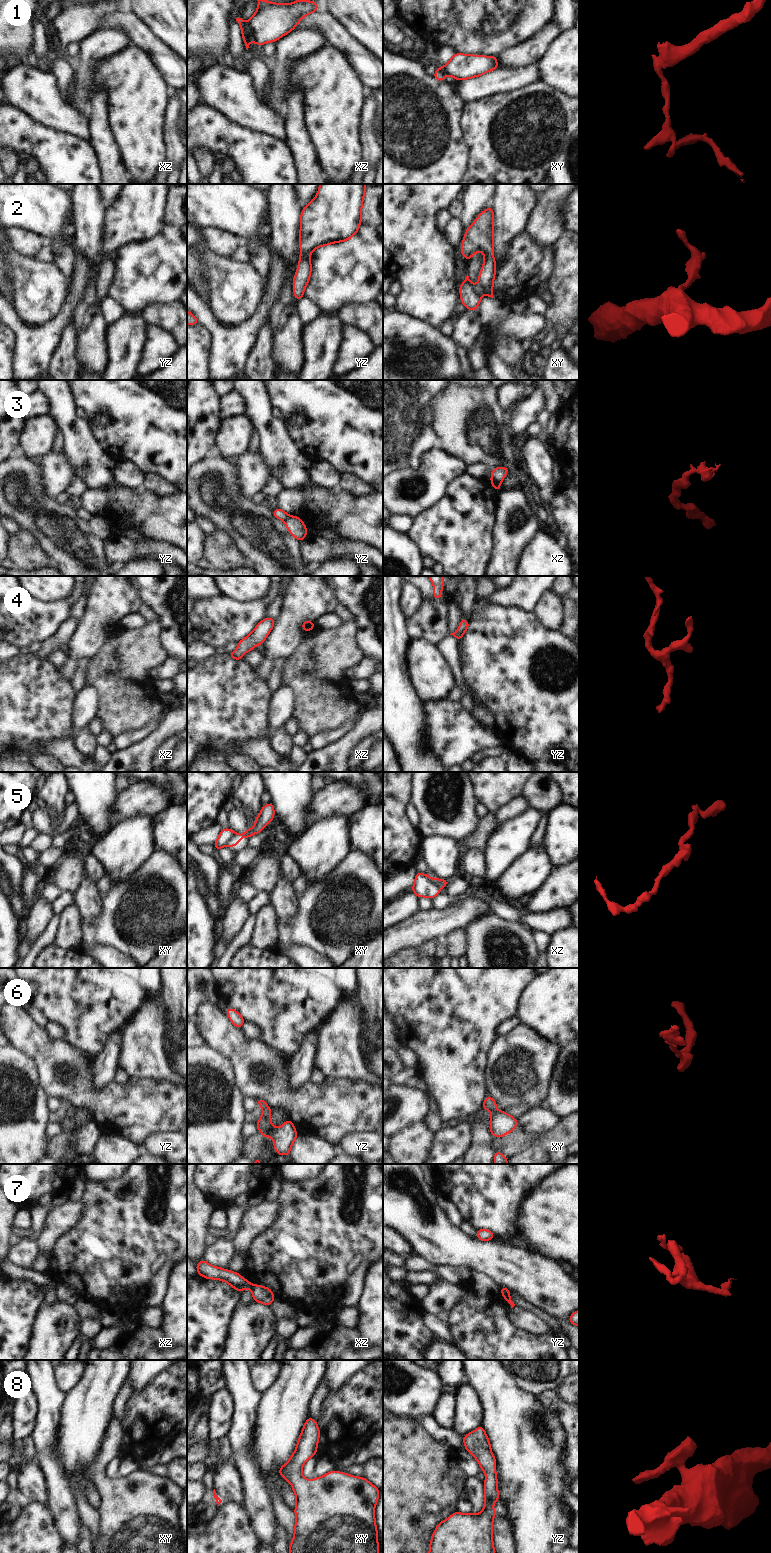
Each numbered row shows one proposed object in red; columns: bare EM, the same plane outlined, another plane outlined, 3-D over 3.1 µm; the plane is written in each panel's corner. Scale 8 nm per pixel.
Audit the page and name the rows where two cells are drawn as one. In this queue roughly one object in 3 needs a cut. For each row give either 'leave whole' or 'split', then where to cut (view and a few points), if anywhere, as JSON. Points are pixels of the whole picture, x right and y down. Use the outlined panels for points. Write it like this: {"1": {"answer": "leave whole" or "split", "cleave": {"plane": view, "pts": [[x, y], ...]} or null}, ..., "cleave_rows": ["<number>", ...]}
{"1": {"answer": "split", "cleave": {"plane": "xz", "pts": [[245, 23], [252, 38]]}}, "2": {"answer": "leave whole", "cleave": null}, "3": {"answer": "split", "cleave": {"plane": "xz", "pts": [[491, 479], [500, 482]]}}, "4": {"answer": "leave whole", "cleave": null}, "5": {"answer": "split", "cleave": {"plane": "xz", "pts": [[432, 879], [440, 887]]}}, "6": {"answer": "leave whole", "cleave": null}, "7": {"answer": "split", "cleave": {"plane": "xz", "pts": [[252, 1284], [250, 1288]]}}, "8": {"answer": "leave whole", "cleave": null}, "cleave_rows": ["1", "3", "5", "7"]}

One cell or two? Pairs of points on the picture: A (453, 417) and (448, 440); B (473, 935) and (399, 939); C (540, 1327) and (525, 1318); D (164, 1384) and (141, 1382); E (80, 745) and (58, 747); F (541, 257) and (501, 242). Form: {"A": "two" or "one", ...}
{"A": "one", "B": "two", "C": "one", "D": "two", "E": "two", "F": "two"}

